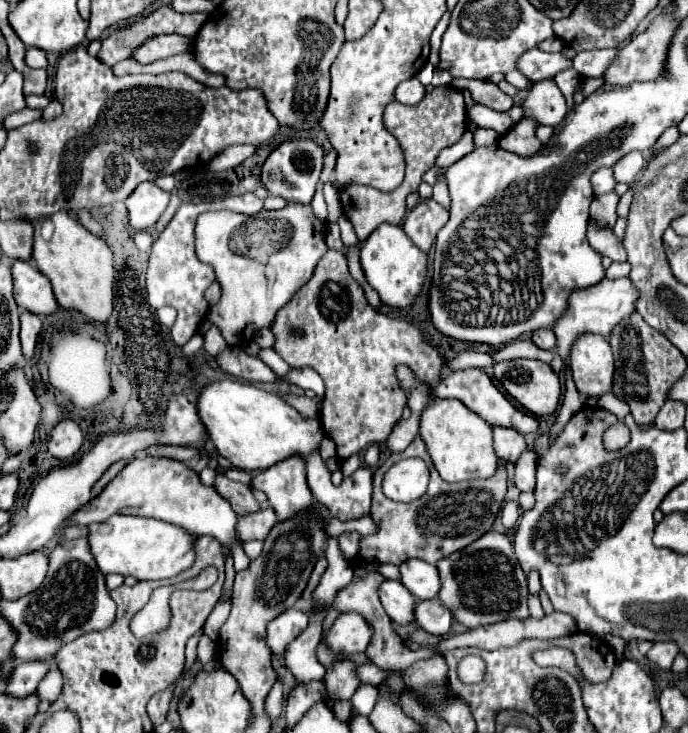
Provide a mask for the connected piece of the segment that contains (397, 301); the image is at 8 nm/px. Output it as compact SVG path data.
M381 223L359 247L361 267L369 285L379 293L381 301L391 307L409 307L421 291L427 273L427 255L411 243L399 225Z

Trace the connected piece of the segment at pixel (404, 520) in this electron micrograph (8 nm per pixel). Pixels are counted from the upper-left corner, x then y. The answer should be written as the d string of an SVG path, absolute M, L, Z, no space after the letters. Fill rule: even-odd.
M417 435L413 439L413 443L403 451L403 453L397 453L397 455L389 455L373 473L373 505L371 505L371 517L373 521L379 525L379 531L375 535L369 535L369 537L363 537L361 539L361 551L359 551L359 561L363 563L391 563L391 561L407 561L409 557L417 557L417 559L423 559L431 565L435 565L439 559L451 555L453 551L459 551L463 547L467 547L469 543L477 541L481 535L485 535L487 531L491 531L495 519L497 519L497 513L501 509L501 501L505 499L505 493L507 493L507 471L505 471L505 459L499 459L499 469L495 471L493 477L489 479L473 479L473 481L461 481L461 483L445 483L439 475L437 475L437 469L433 467L431 463L431 457L425 449L425 443L423 439ZM409 457L421 457L427 465L429 465L429 471L431 471L431 481L429 481L429 489L423 497L419 497L417 501L413 503L395 503L391 499L387 499L381 491L381 481L383 481L383 475L387 473L387 469L391 465L395 465L397 461L401 459L409 459Z

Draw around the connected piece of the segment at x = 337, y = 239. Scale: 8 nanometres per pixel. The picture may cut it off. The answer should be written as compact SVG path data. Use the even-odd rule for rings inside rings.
M337 222L329 223L327 226L326 243L331 249L343 252L343 242L340 236L340 228Z

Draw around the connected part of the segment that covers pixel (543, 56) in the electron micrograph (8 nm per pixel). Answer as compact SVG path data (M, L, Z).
M531 49L517 61L517 69L533 83L541 79L553 79L557 73L569 67L573 67L573 59L565 57L563 53L545 53L541 49Z

